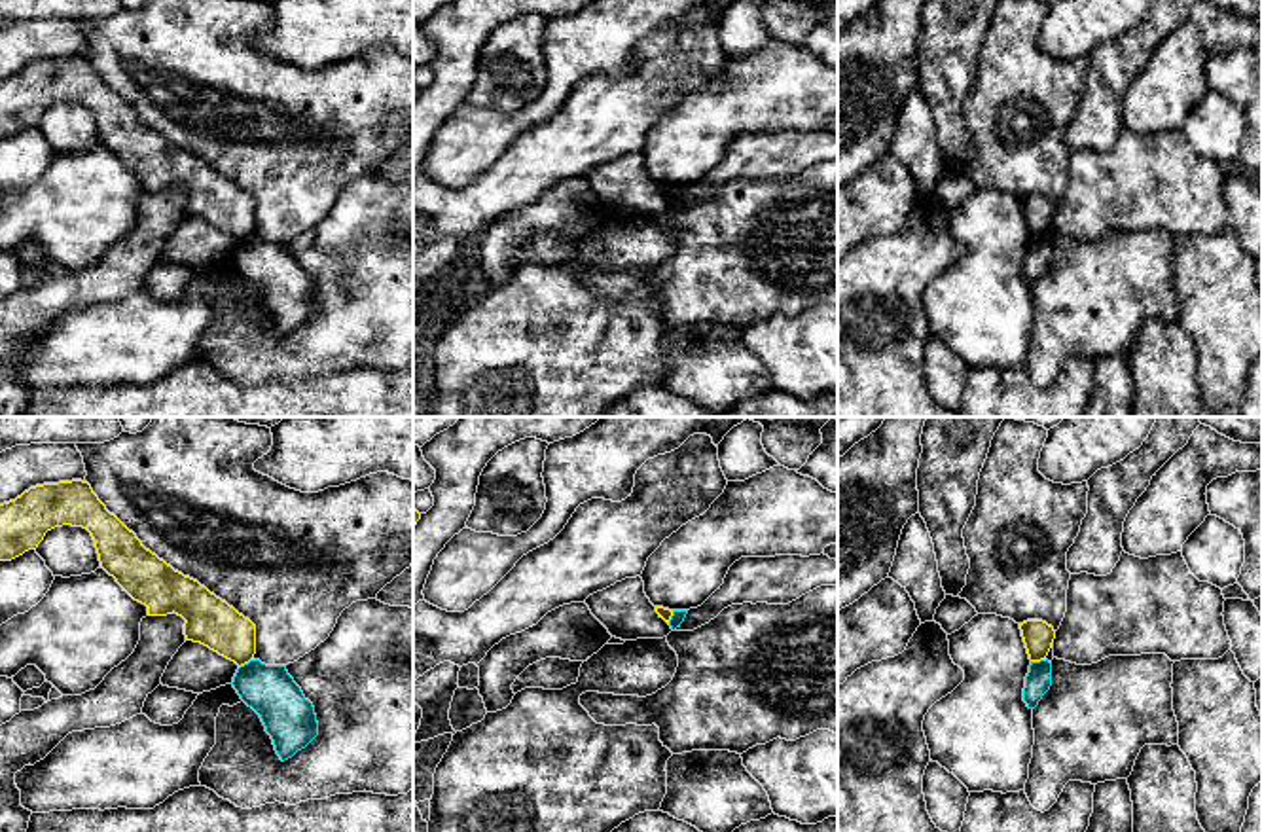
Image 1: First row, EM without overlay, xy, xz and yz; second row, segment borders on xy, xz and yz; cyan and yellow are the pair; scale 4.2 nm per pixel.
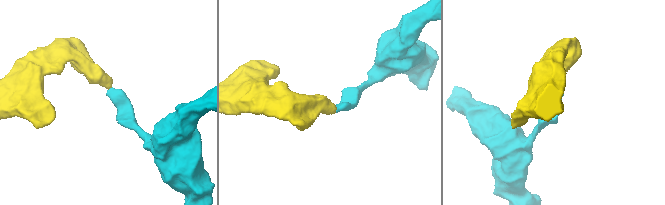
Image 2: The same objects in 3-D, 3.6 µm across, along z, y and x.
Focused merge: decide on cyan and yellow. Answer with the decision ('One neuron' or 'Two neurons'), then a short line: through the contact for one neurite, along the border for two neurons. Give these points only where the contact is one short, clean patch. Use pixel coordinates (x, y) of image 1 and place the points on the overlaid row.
Two neurons. Line: xy (252, 658), (239, 668)

